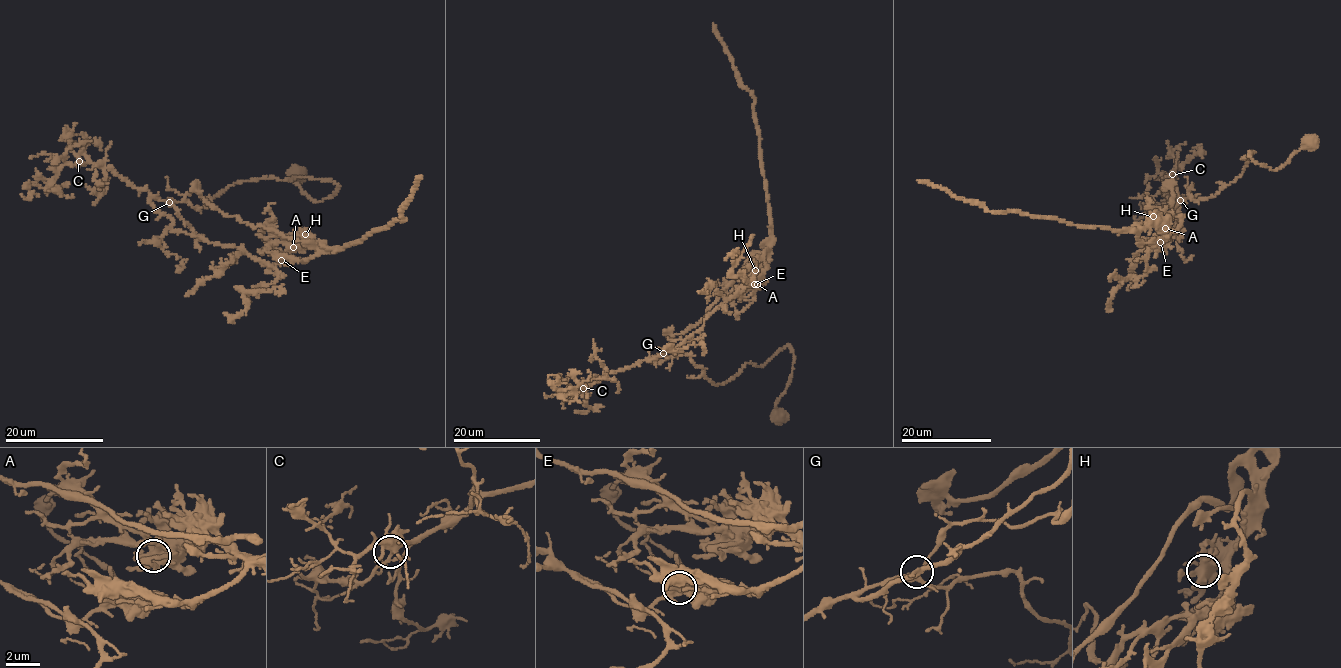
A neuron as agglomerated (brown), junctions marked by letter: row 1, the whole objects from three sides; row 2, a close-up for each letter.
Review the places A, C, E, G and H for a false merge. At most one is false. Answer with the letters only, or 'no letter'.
E

